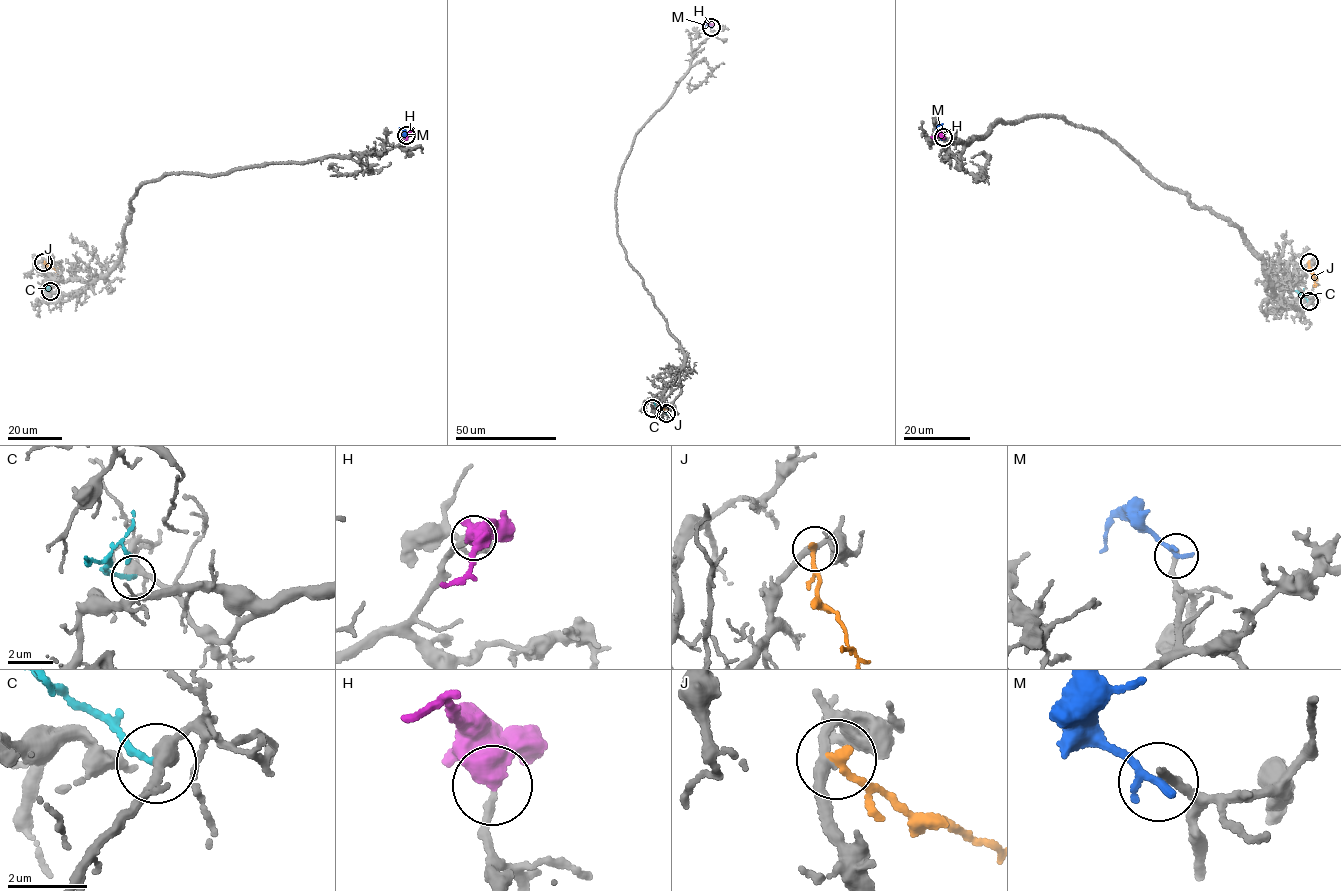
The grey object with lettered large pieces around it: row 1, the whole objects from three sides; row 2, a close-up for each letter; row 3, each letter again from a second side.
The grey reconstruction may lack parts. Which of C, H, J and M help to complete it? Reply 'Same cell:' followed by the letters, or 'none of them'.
Same cell: H

